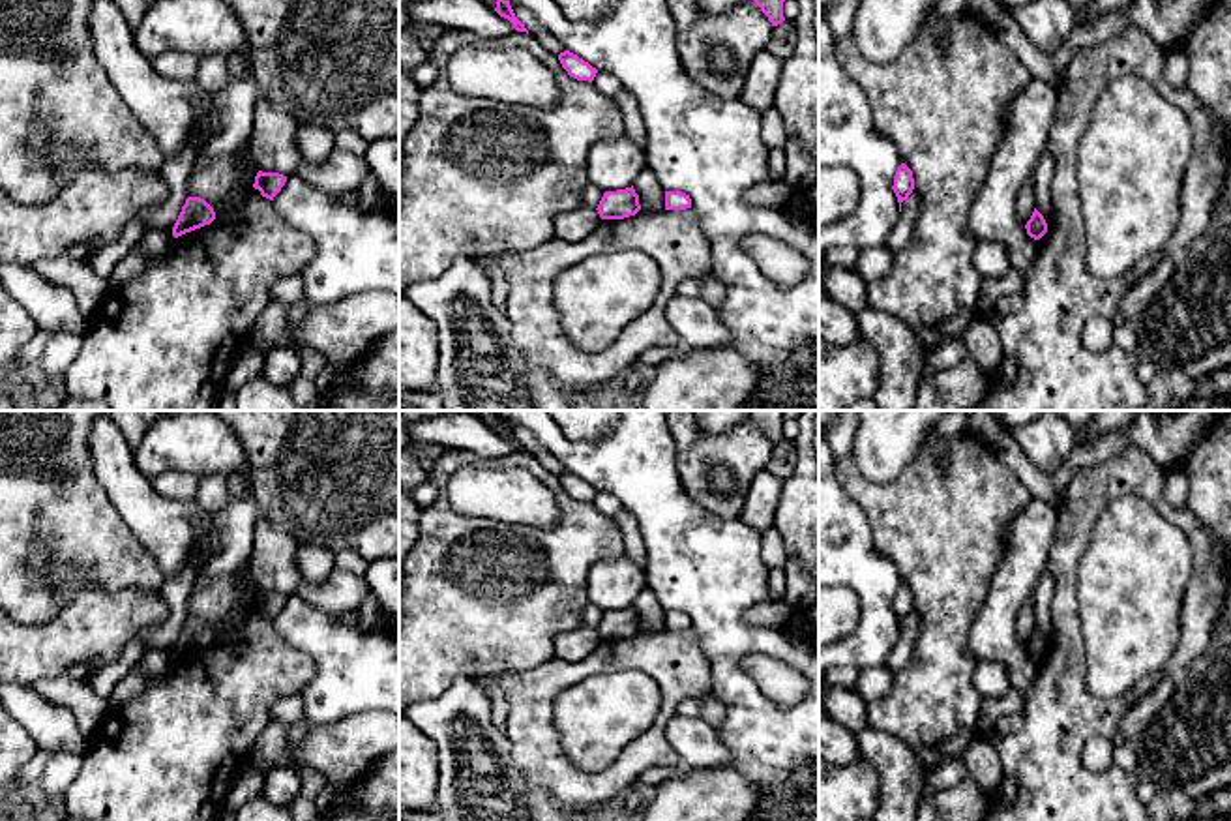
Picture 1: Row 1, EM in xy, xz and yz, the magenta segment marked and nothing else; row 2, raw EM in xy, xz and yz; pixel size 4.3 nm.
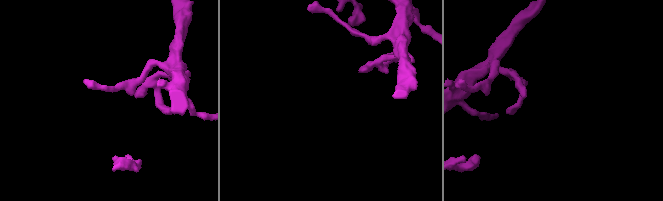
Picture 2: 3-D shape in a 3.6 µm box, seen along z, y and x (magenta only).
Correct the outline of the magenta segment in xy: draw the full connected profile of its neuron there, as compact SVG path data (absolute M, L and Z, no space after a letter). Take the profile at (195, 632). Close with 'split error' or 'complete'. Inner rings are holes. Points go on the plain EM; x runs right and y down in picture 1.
M185 564L178 575L167 579L159 589L171 611L167 620L141 634L126 647L116 662L94 669L88 682L101 699L109 701L116 684L124 680L148 652L171 650L172 656L178 658L215 639L214 628L204 619L187 615L185 604L195 587L195 579L197 570L189 564Z; split error

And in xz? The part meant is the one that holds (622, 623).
M633 605L605 611L596 628L579 626L573 632L556 635L553 656L577 662L588 656L603 639L624 639L635 635L639 630L639 615L635 613Z; split error

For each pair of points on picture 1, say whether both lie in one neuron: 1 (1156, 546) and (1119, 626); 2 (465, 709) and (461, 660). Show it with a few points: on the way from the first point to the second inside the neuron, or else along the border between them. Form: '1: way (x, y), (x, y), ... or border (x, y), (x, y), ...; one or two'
1: way (1136, 567), (1130, 580), (1128, 606); one
2: border (474, 677), (456, 677), (441, 692), (426, 700); two

